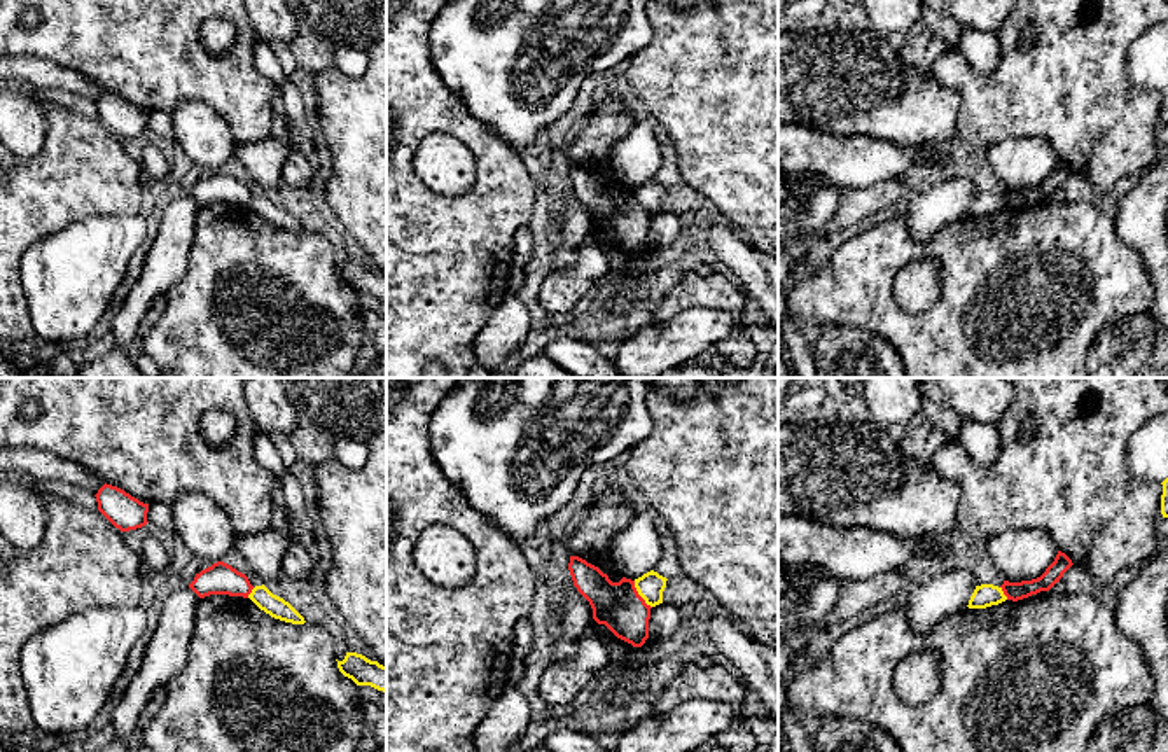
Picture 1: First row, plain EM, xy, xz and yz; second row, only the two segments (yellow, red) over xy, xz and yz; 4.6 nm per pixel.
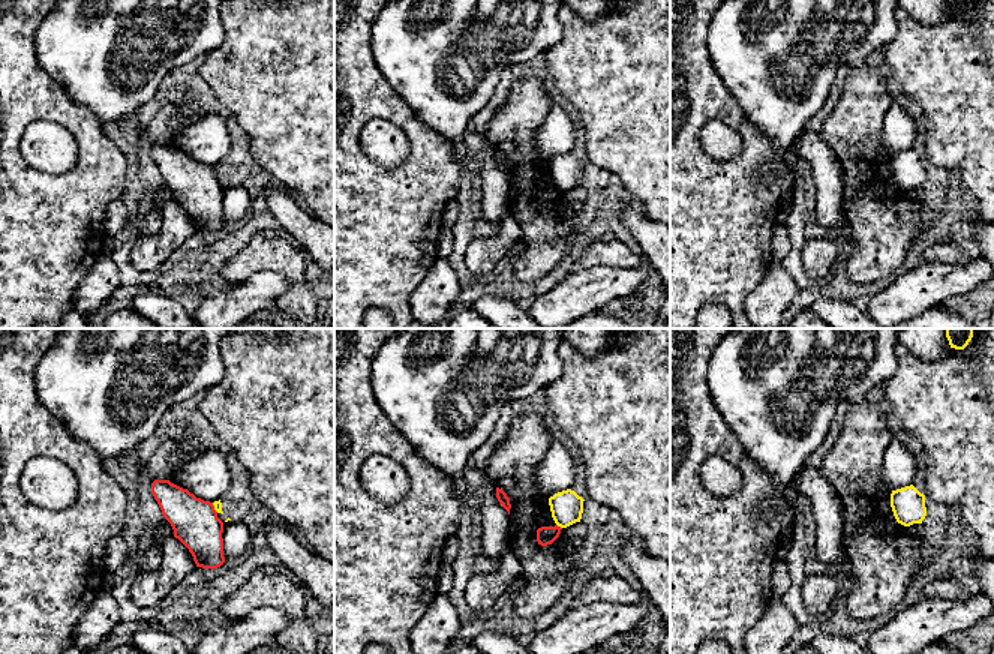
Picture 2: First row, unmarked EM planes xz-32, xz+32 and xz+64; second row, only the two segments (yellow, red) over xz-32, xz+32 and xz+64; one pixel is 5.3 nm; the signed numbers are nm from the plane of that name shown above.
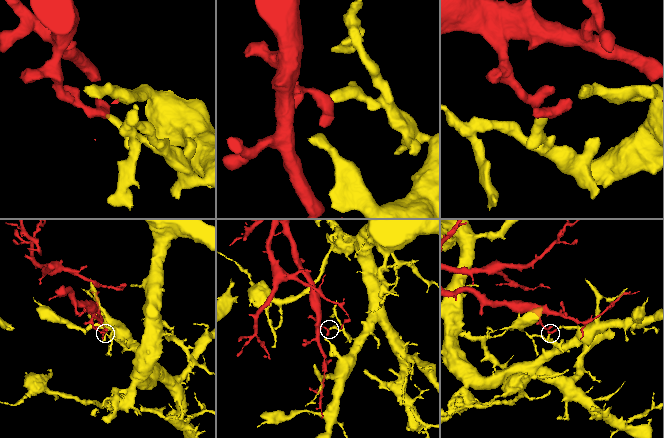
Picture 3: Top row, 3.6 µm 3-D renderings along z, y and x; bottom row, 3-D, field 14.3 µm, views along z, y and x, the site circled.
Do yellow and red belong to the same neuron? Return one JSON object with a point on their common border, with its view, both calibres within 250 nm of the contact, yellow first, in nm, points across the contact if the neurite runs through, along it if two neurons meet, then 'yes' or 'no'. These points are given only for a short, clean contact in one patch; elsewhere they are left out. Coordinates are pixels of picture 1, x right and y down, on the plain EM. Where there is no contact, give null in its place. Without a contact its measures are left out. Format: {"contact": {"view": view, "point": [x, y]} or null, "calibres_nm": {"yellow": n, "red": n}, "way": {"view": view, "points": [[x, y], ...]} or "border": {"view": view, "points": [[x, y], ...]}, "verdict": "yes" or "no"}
{"contact": {"view": "xz", "point": [639, 201]}, "calibres_nm": {"yellow": 120, "red": 220}, "border": {"view": "xz", "points": [[633, 189], [639, 203], [651, 215]]}, "verdict": "no"}

